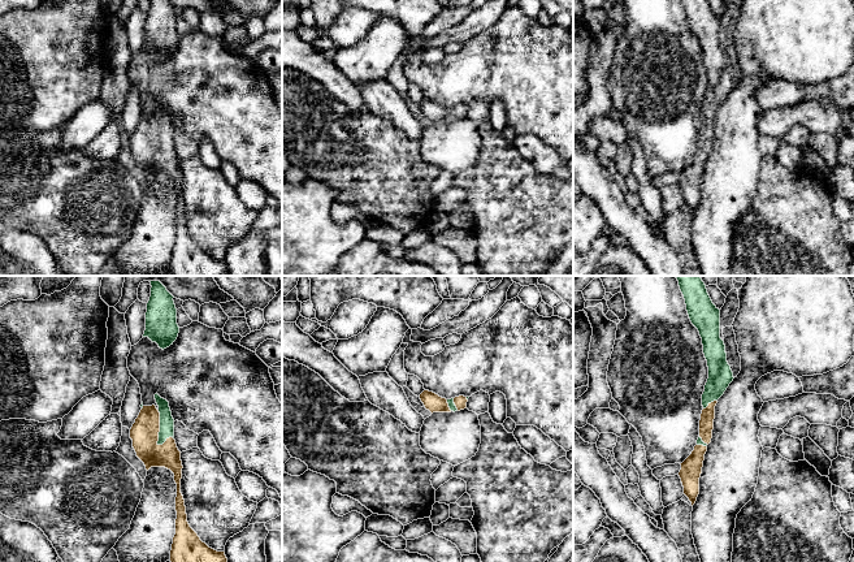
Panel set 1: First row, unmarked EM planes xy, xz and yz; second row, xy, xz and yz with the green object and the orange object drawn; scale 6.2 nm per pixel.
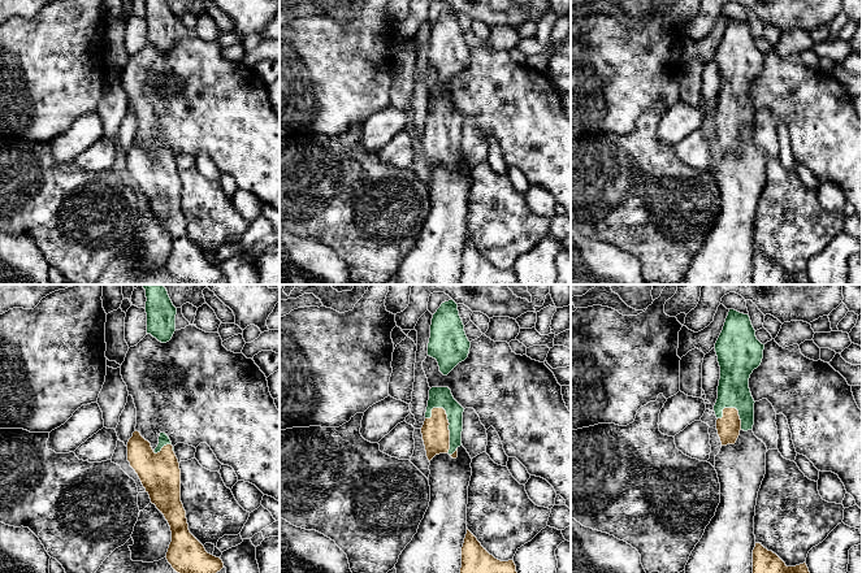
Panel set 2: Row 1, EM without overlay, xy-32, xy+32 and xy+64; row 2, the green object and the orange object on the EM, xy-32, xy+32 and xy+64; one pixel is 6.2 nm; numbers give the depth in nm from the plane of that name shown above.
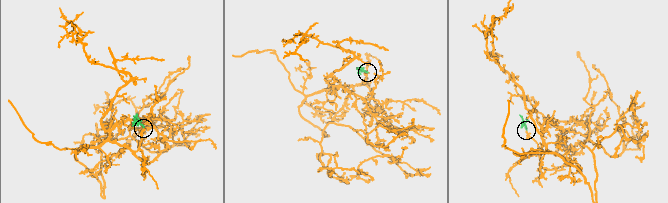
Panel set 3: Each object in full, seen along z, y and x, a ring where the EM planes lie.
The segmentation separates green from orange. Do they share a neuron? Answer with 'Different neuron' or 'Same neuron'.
Same neuron

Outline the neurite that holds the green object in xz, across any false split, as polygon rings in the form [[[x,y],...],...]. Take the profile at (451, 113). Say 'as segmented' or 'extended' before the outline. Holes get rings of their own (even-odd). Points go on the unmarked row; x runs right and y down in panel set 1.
extended; [[[424,99],[420,103],[420,108],[424,112],[425,117],[433,121],[451,121],[460,120],[467,117],[467,105],[459,104],[451,108],[439,105],[438,103]]]

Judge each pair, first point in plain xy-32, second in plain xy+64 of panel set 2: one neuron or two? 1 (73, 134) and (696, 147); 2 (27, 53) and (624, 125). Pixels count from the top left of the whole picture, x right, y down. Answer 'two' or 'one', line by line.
1: two
2: one

